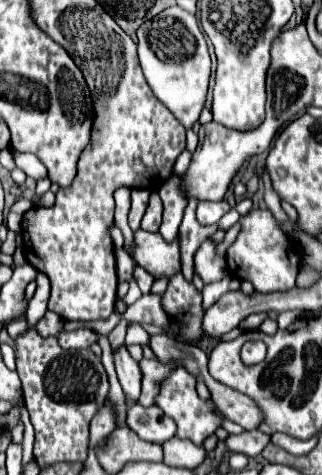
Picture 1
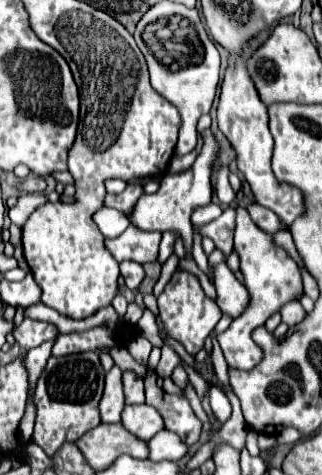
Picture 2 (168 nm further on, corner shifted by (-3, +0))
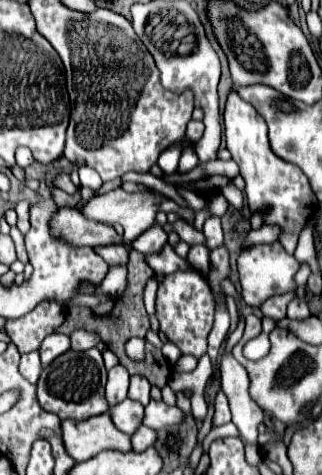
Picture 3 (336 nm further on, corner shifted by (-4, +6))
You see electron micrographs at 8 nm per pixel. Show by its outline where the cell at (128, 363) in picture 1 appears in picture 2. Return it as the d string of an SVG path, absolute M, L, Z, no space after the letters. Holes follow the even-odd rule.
M124 372L124 394L126 404L142 404L144 402L144 380L134 372Z

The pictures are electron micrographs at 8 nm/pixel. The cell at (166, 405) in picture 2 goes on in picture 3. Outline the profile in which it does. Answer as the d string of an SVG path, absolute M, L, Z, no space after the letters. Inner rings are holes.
M153 400L145 406L145 418L143 424L153 428L153 430L161 430L163 426L175 426L175 422L183 422L187 418L187 414L183 410L179 410L177 406L169 406L163 400Z

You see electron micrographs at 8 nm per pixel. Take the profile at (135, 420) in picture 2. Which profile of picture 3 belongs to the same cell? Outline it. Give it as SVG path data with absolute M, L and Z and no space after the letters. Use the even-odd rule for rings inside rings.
M127 398L121 404L109 408L109 414L121 432L135 434L135 430L143 424L143 410L145 410L143 404Z

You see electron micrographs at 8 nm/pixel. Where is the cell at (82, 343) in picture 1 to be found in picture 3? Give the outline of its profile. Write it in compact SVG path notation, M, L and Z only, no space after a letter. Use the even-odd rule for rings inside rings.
M51 334L43 340L43 344L39 346L39 352L41 352L41 362L43 366L47 366L51 360L55 360L59 354L67 352L71 348L71 338L65 336L65 334Z

